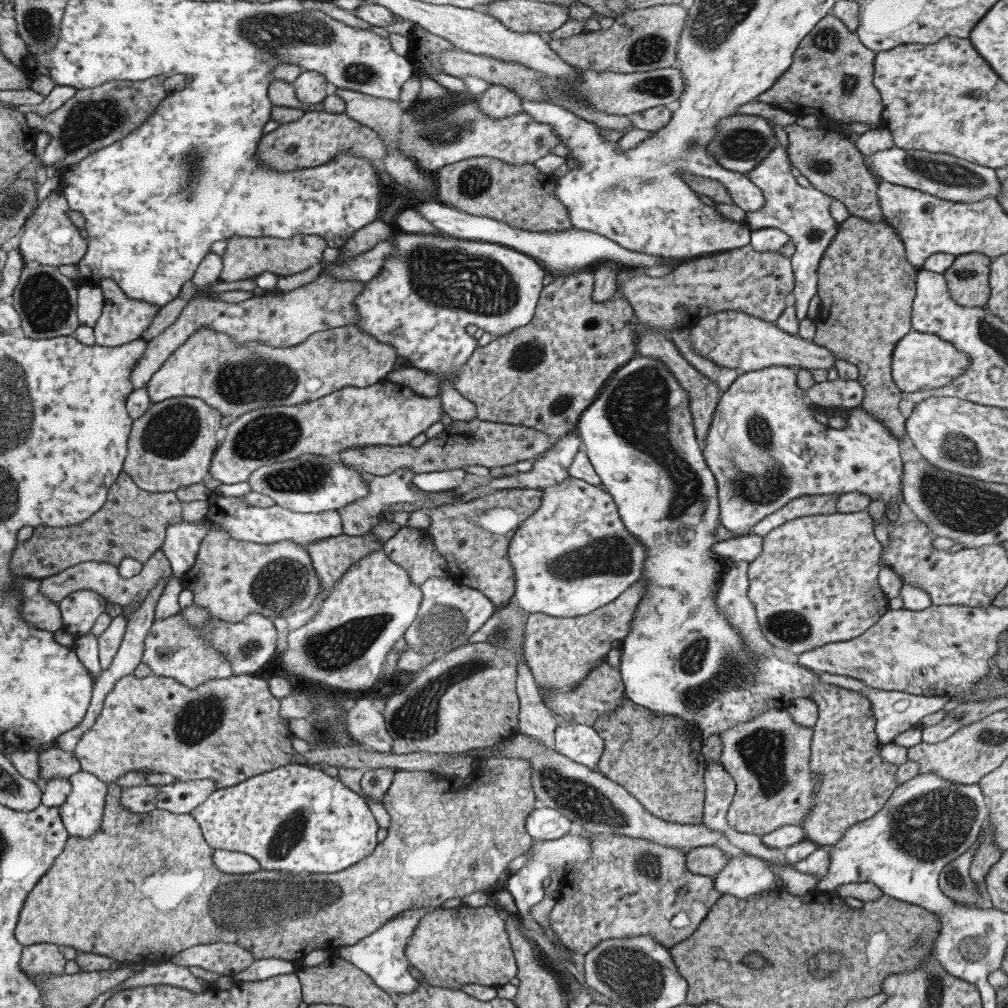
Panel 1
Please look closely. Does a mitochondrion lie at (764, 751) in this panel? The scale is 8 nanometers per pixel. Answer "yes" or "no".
yes

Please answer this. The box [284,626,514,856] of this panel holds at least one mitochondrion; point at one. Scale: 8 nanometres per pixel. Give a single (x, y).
(417, 718)

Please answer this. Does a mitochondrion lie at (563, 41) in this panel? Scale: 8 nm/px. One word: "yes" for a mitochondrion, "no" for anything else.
no

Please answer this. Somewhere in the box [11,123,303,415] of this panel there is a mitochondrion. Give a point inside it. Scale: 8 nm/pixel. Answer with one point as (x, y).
(46, 304)

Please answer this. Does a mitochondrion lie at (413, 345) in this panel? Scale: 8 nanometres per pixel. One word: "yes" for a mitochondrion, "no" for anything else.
no

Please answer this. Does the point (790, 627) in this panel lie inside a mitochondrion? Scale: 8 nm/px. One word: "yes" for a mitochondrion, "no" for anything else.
yes

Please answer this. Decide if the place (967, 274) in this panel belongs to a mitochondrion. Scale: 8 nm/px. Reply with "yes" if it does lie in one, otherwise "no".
yes

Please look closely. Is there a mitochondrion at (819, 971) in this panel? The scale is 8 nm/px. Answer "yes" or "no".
yes

